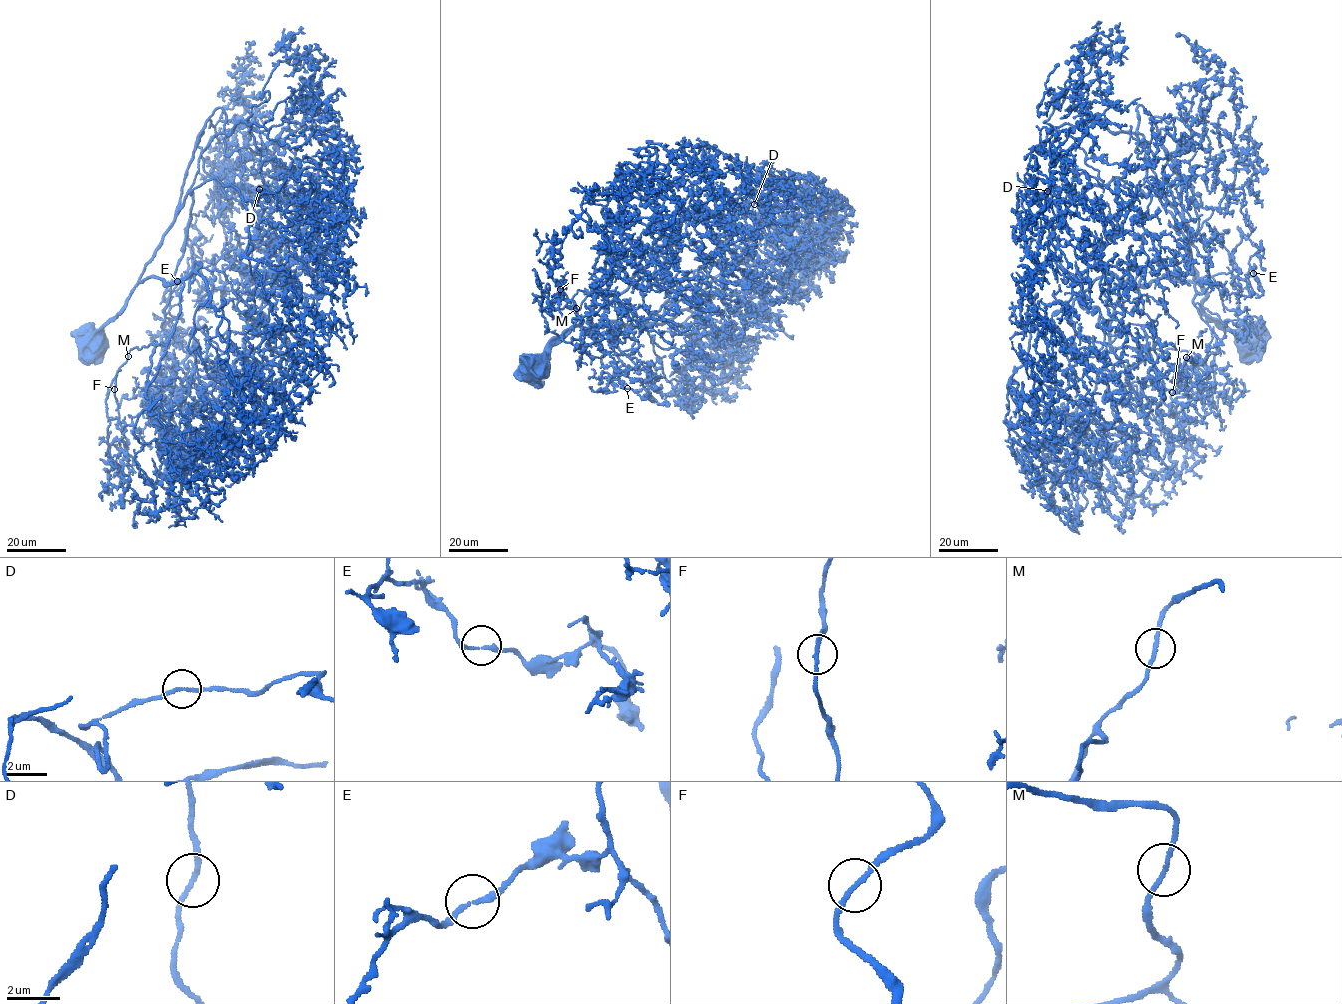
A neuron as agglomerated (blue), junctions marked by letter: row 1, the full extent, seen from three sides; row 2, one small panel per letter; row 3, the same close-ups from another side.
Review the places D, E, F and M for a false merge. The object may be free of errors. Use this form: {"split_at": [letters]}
{"split_at": []}

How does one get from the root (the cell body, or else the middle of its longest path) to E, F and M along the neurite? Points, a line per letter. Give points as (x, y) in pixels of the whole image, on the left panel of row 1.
E: (99, 342), (191, 191), (191, 218), (172, 283), (192, 264), (188, 239), (201, 261), (177, 281)
F: (99, 342), (139, 281), (184, 284), (171, 337), (130, 349), (115, 389)
M: (99, 342), (139, 281), (181, 281), (171, 337), (135, 347), (128, 357)

